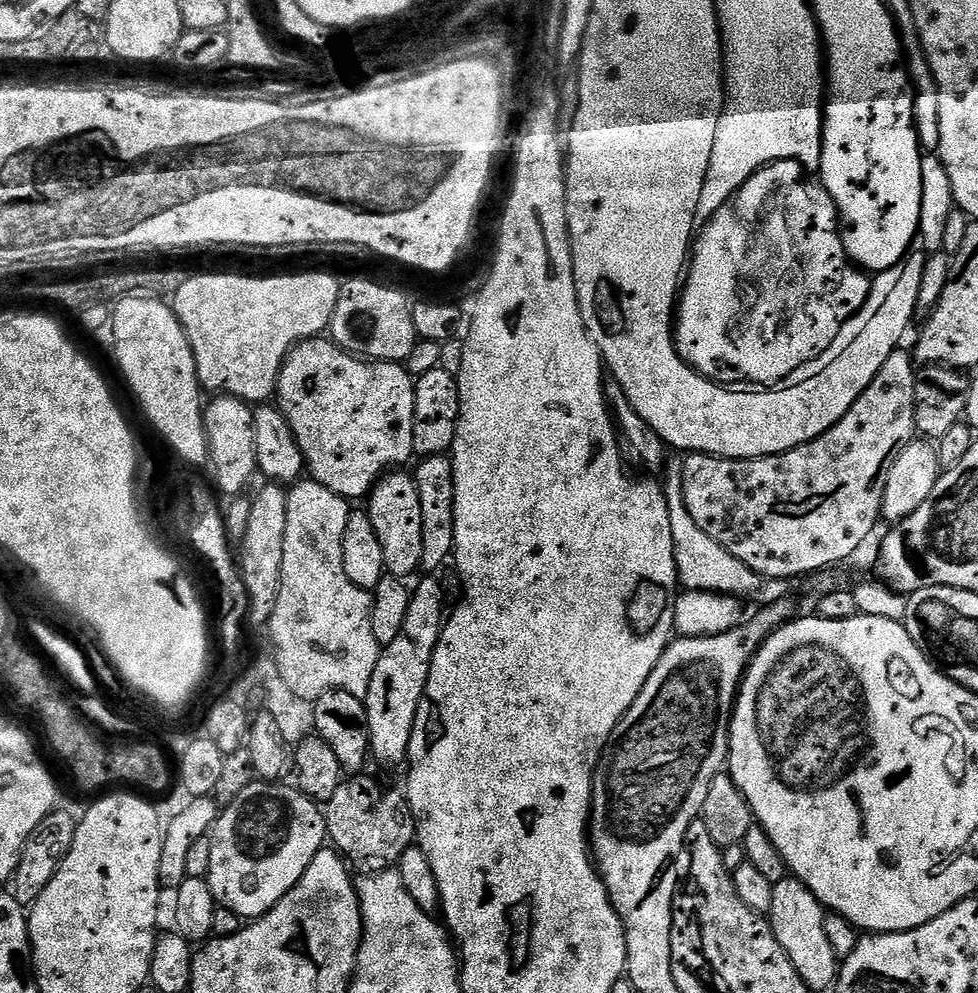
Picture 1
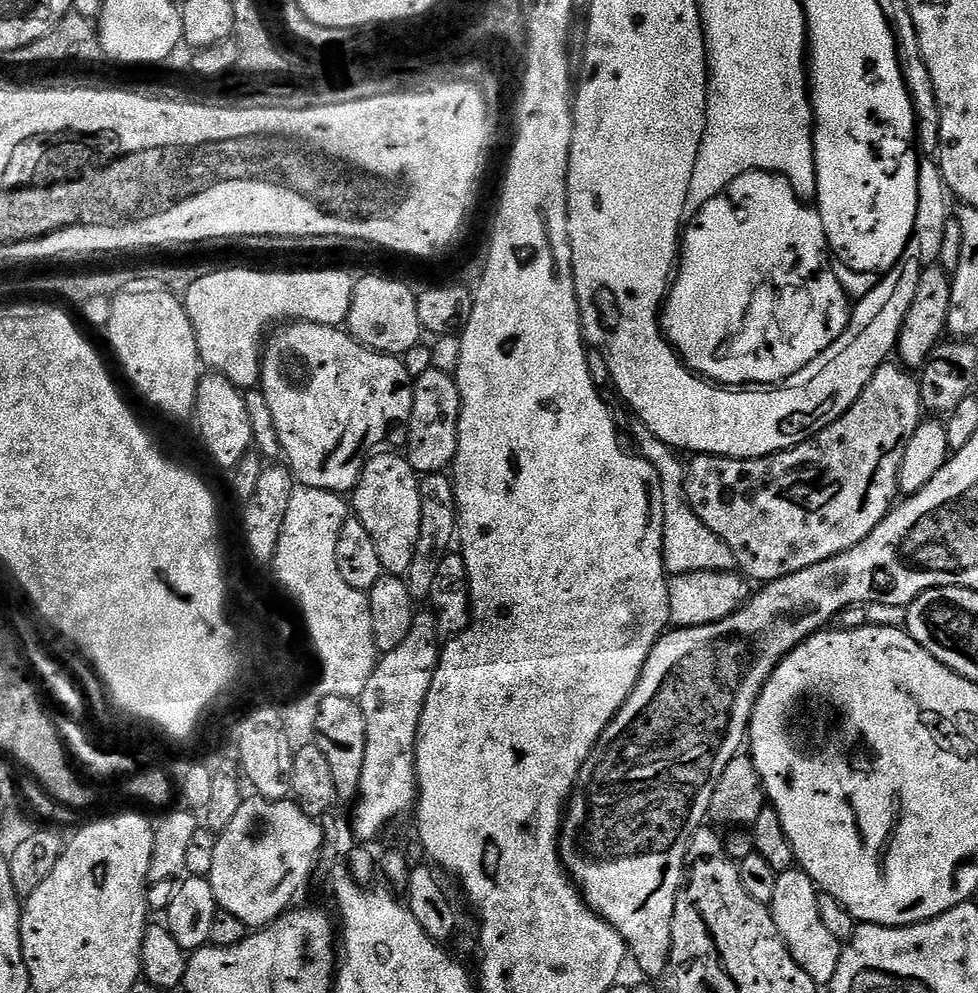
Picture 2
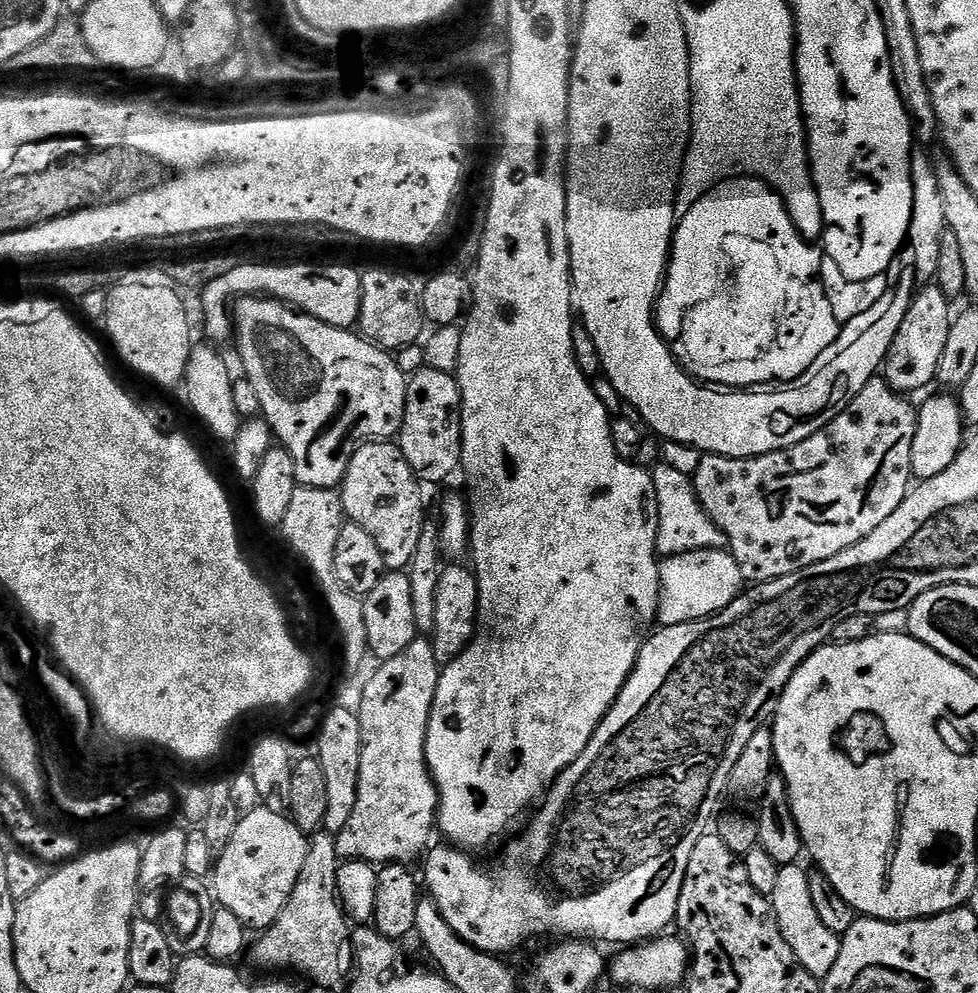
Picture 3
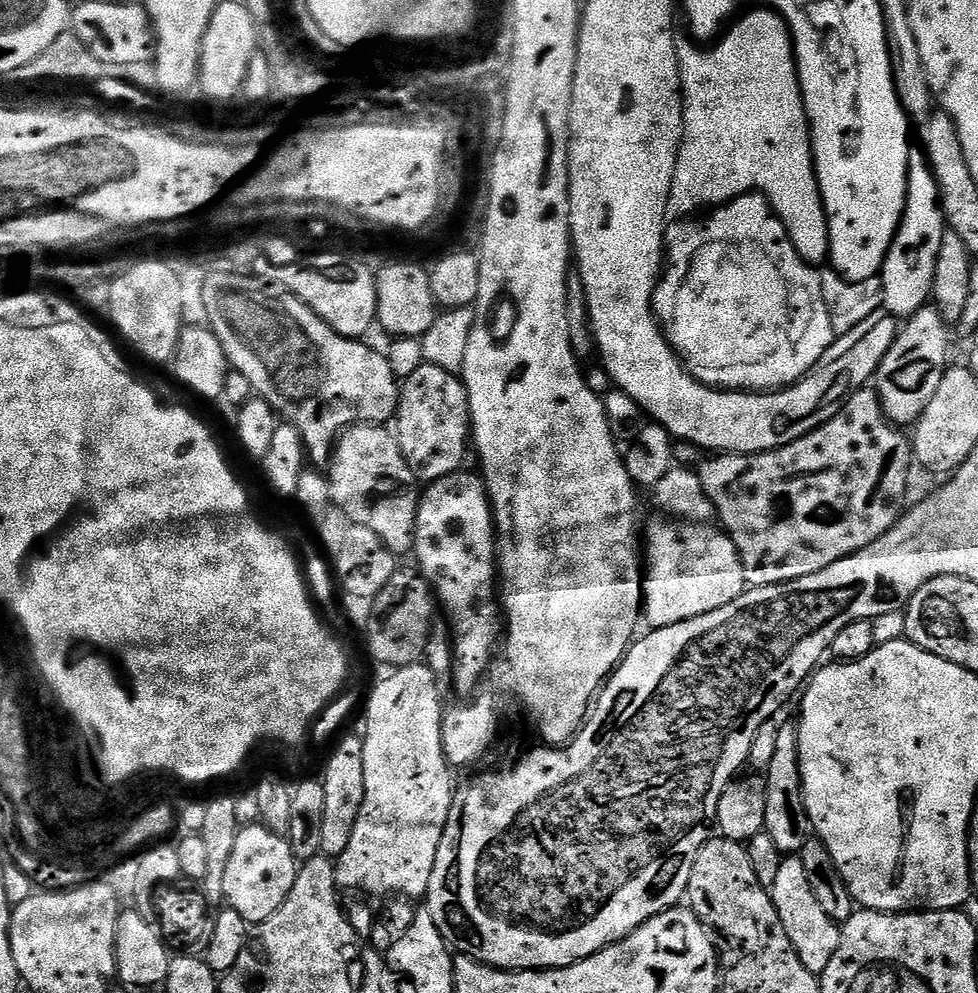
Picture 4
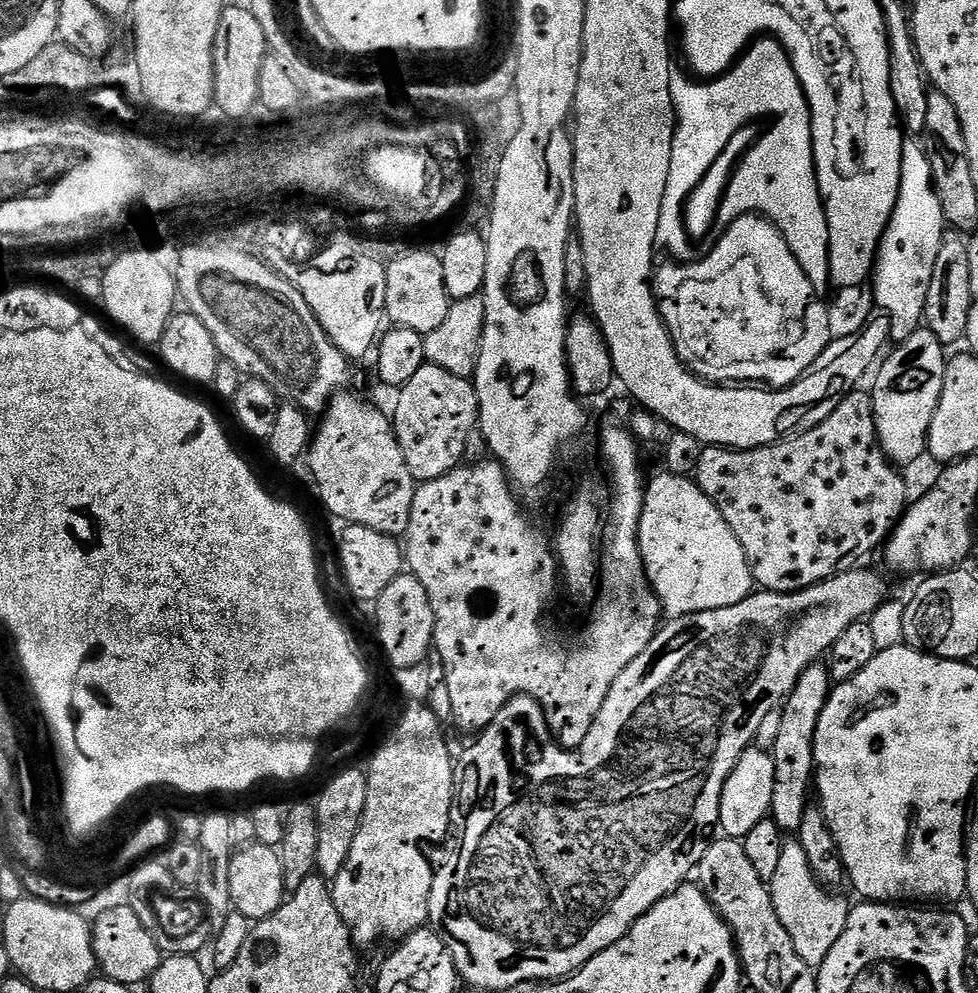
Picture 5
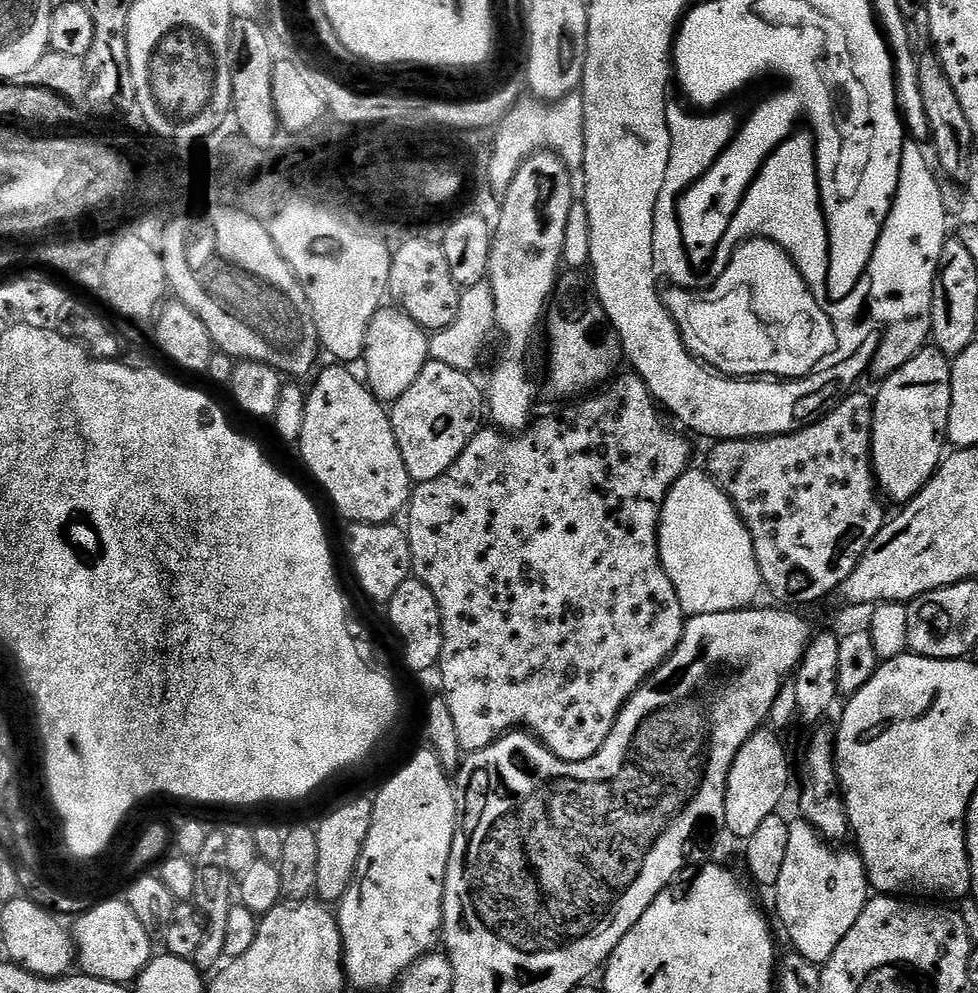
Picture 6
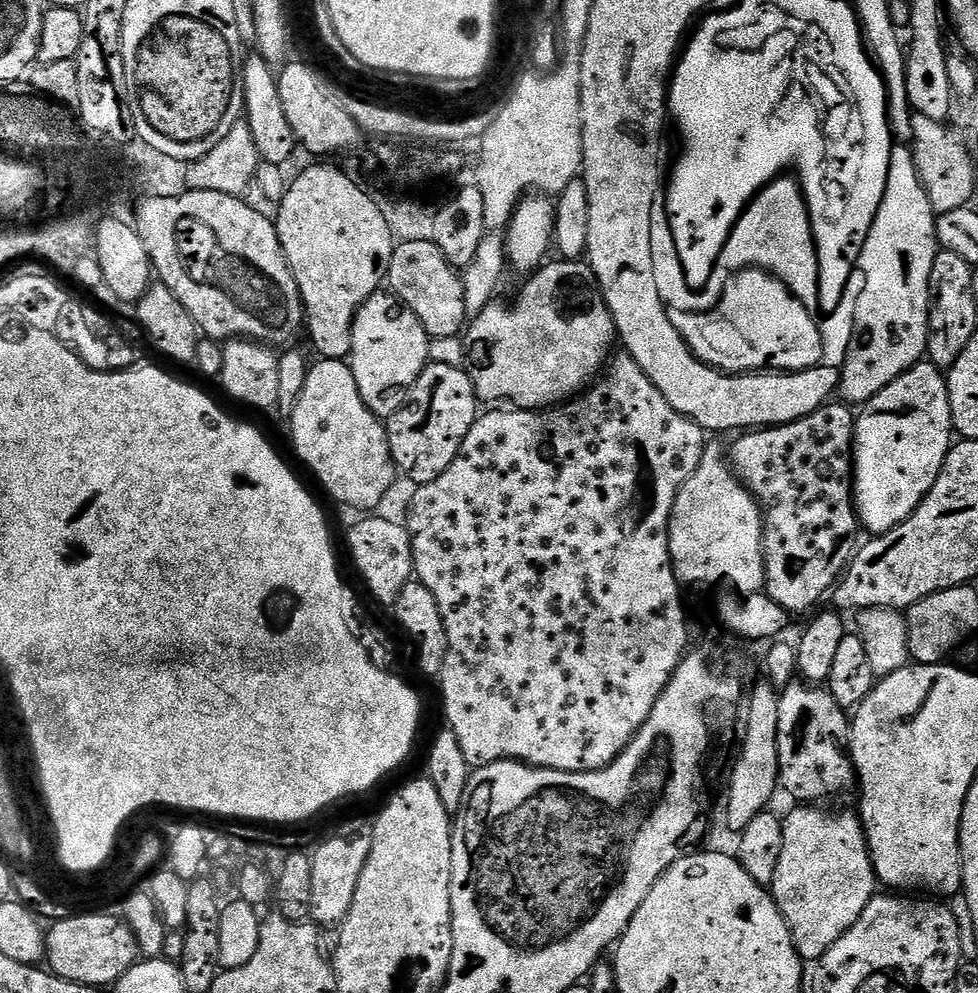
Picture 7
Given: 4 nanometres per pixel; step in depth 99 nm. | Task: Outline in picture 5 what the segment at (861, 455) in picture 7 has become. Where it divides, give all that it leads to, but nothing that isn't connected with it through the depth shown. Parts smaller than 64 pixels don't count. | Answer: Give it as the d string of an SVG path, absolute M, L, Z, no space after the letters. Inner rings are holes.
M927 326L921 327L883 357L884 365L870 387L880 449L897 466L912 464L920 455L925 455L930 422L942 398L948 365L944 352L945 345L940 344L934 333Z

